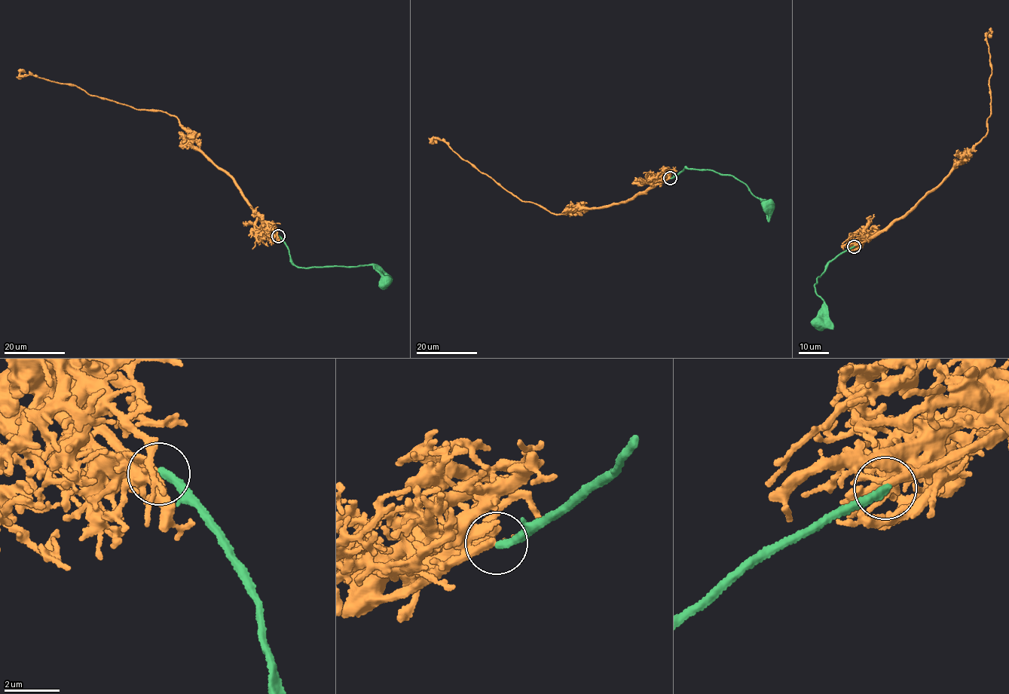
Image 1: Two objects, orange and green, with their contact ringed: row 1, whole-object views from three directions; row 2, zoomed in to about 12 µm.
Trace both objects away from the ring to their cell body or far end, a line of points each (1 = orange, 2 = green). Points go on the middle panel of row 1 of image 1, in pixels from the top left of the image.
1: (670, 178), (618, 203), (581, 207), (561, 214), (521, 200), (461, 159), (446, 142), (433, 137), (436, 142)
2: (670, 178), (686, 168), (734, 176), (767, 205)

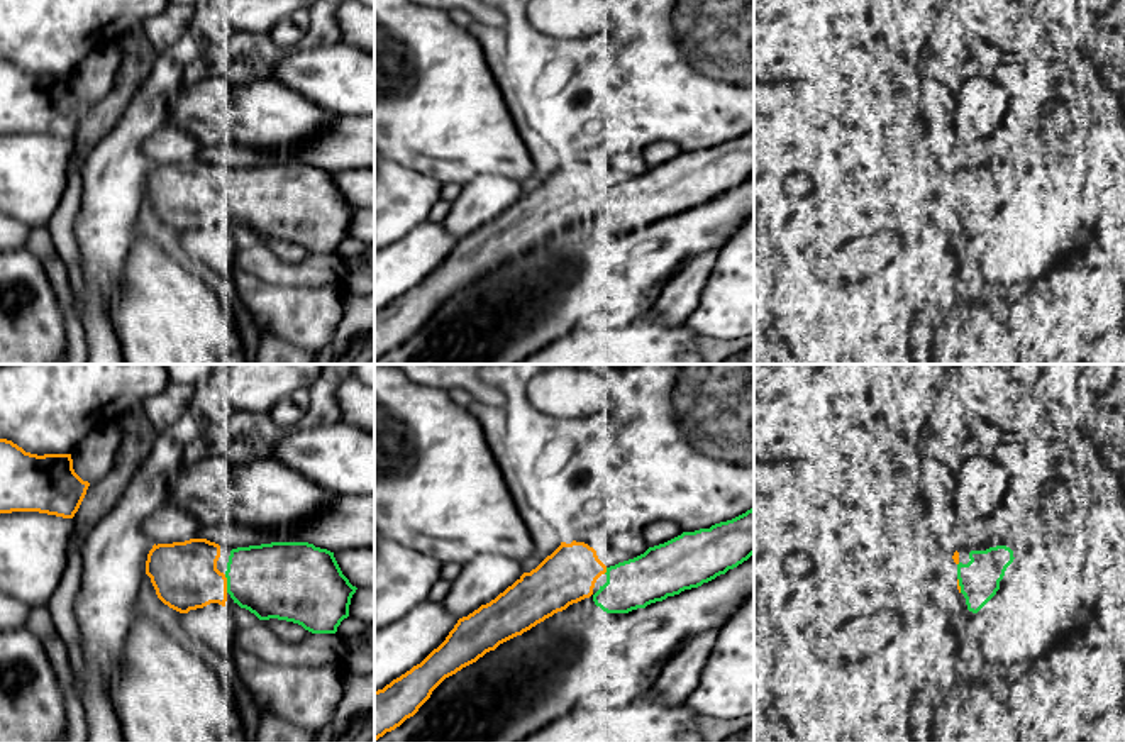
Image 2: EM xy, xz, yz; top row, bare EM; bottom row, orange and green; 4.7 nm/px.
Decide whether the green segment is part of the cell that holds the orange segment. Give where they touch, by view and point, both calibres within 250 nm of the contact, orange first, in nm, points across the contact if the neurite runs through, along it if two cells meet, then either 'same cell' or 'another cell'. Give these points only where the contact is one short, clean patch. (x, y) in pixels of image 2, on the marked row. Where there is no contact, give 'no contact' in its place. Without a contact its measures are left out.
xy (226, 583) | 320/360 nm | same cell

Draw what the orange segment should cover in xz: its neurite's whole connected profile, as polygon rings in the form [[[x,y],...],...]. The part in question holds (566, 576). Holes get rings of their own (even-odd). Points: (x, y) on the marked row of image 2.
[[[754,508],[710,529],[683,532],[664,544],[649,547],[634,559],[610,568],[598,559],[596,551],[588,544],[576,540],[571,544],[561,542],[535,569],[524,573],[495,600],[459,618],[446,640],[420,664],[393,679],[383,689],[374,691],[374,742],[413,717],[446,678],[573,603],[591,596],[595,605],[607,613],[629,613],[679,595],[684,590],[698,588],[737,568],[752,554]]]

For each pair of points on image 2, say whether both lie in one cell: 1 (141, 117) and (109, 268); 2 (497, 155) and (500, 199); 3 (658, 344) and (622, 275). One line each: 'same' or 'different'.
1: same
2: different
3: different

